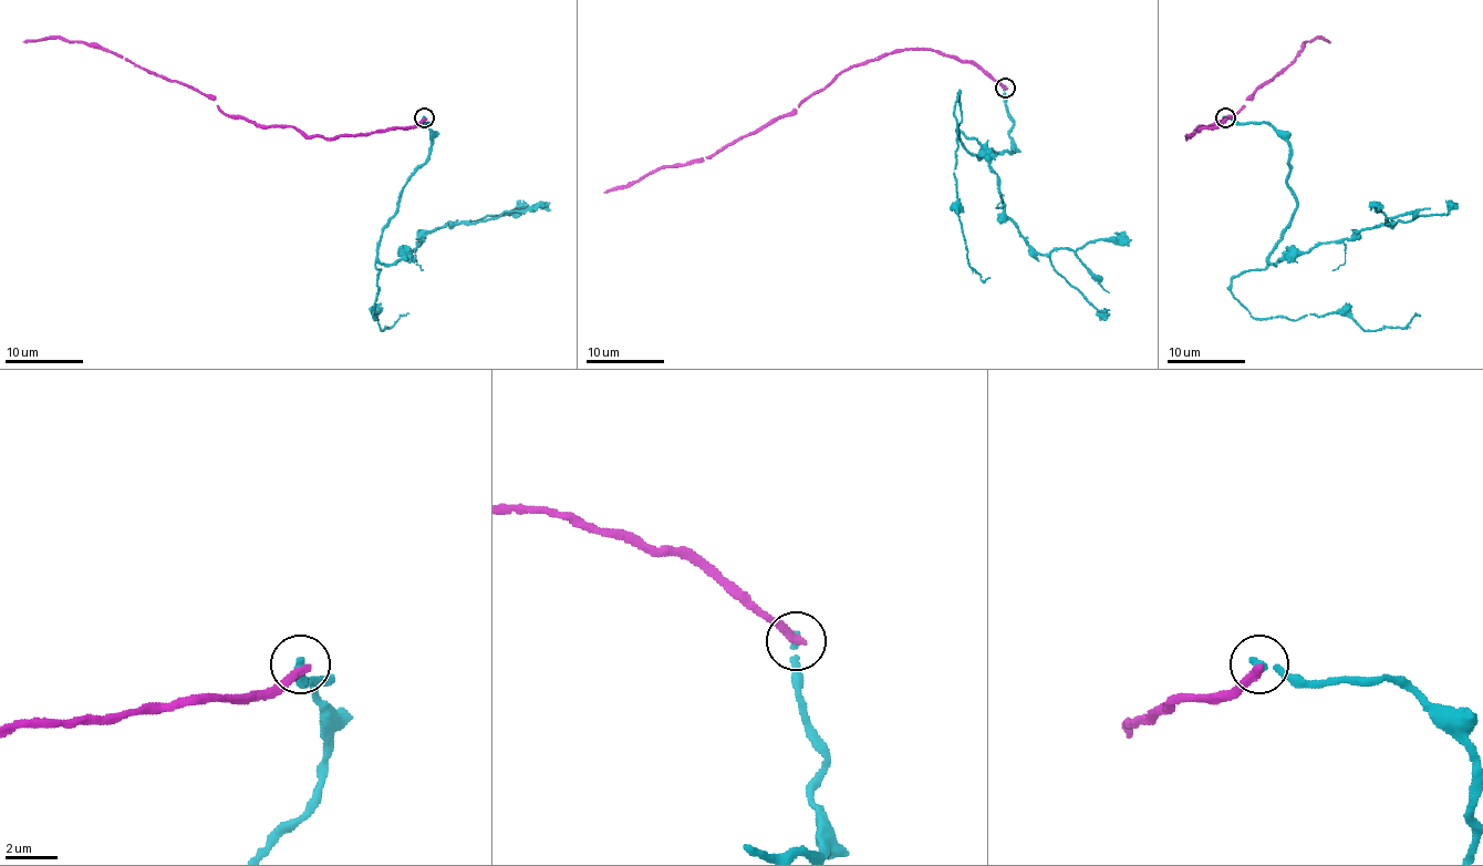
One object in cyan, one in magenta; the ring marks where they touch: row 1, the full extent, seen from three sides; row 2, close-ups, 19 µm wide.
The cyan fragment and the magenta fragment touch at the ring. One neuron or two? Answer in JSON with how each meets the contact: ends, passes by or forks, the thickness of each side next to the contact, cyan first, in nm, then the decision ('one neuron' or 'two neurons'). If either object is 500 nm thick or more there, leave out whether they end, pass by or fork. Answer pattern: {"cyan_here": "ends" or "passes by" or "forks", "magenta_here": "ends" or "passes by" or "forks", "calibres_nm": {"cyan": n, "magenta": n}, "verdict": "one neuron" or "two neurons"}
{"cyan_here": "ends", "magenta_here": "ends", "calibres_nm": {"cyan": 280, "magenta": 340}, "verdict": "two neurons"}

